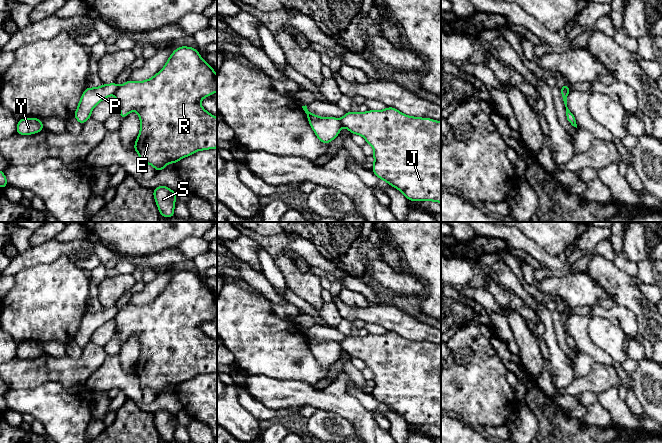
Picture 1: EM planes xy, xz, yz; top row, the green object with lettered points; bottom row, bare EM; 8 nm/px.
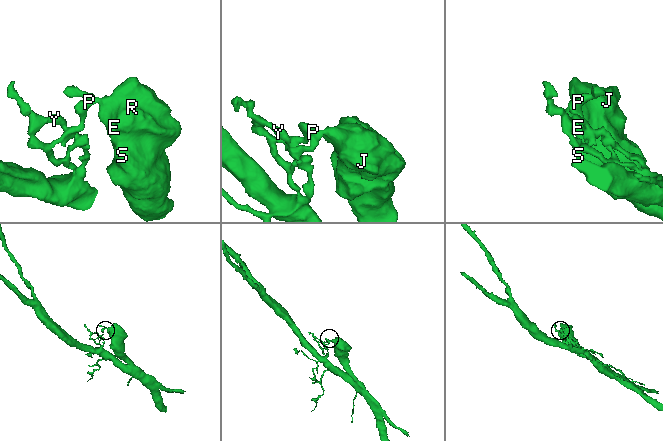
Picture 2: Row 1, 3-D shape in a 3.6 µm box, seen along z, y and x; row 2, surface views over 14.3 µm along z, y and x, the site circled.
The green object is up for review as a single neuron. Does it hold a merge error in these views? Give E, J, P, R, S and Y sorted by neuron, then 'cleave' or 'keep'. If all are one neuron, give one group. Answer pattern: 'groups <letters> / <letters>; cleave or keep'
groups E J R S / P Y; cleave

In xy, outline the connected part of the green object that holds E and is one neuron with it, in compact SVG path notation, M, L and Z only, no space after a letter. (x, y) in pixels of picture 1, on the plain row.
M186 270L175 273L165 290L152 302L140 306L128 304L119 310L114 319L121 344L131 335L136 335L140 343L140 355L133 373L138 377L141 388L151 388L157 396L166 392L168 387L176 388L197 375L217 372L217 342L200 328L202 323L216 316L217 298L214 292L201 282L195 272Z

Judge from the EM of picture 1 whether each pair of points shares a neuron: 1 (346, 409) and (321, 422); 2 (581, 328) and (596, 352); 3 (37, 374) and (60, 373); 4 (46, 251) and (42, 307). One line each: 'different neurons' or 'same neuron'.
1: different neurons
2: same neuron
3: same neuron
4: different neurons

